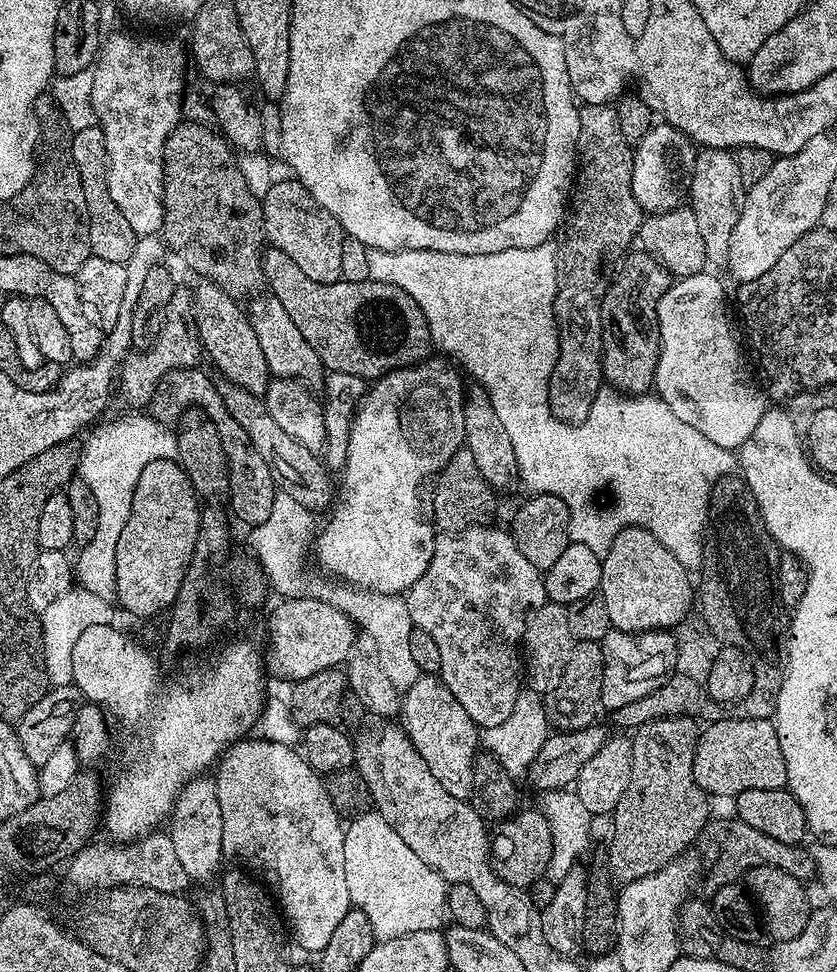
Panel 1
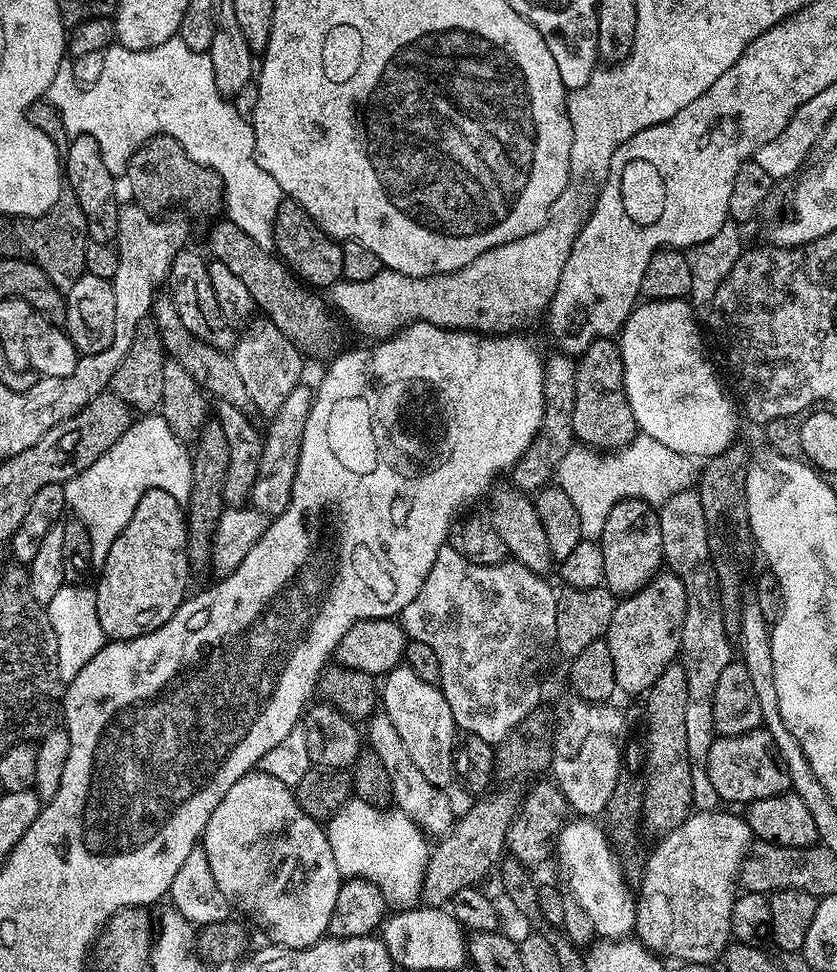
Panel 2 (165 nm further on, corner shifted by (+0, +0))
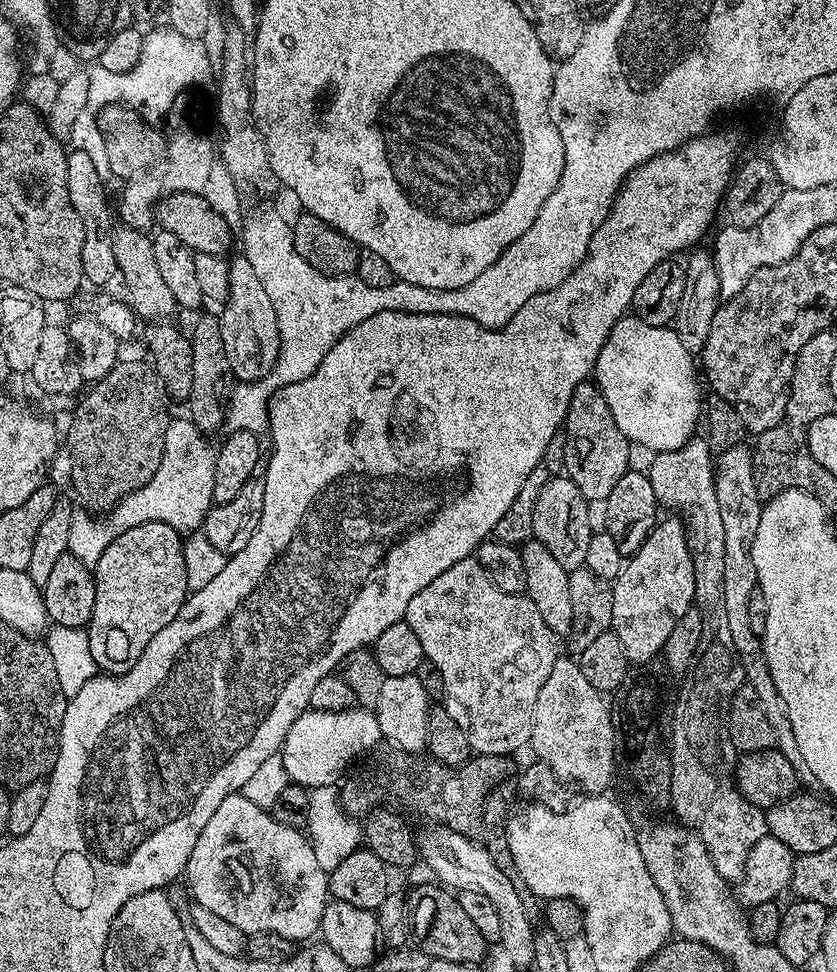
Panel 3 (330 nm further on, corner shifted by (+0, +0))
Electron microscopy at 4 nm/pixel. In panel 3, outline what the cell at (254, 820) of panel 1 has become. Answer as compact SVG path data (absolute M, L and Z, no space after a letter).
M243 794L228 796L206 822L206 830L198 834L194 854L188 859L186 887L199 907L218 914L218 918L238 926L245 934L273 931L295 942L307 941L319 933L324 907L330 899L328 873L318 866L312 841L301 829L278 822L269 809L259 808Z

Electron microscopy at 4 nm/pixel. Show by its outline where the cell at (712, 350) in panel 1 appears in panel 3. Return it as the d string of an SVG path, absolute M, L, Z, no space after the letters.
M625 315L623 320L618 321L614 326L614 330L610 330L610 334L606 338L606 342L602 346L602 350L596 359L596 371L594 373L594 383L602 390L602 398L606 398L606 406L610 406L610 414L614 414L614 422L618 422L618 430L622 430L622 434L633 445L641 444L644 448L649 448L649 453L658 452L677 452L678 449L687 444L693 437L696 423L702 420L702 396L700 400L700 384L702 388L702 380L696 377L696 368L698 372L698 364L694 361L693 353L686 350L686 346L682 346L682 338L678 338L675 327L650 326L646 322L637 320L635 315Z

